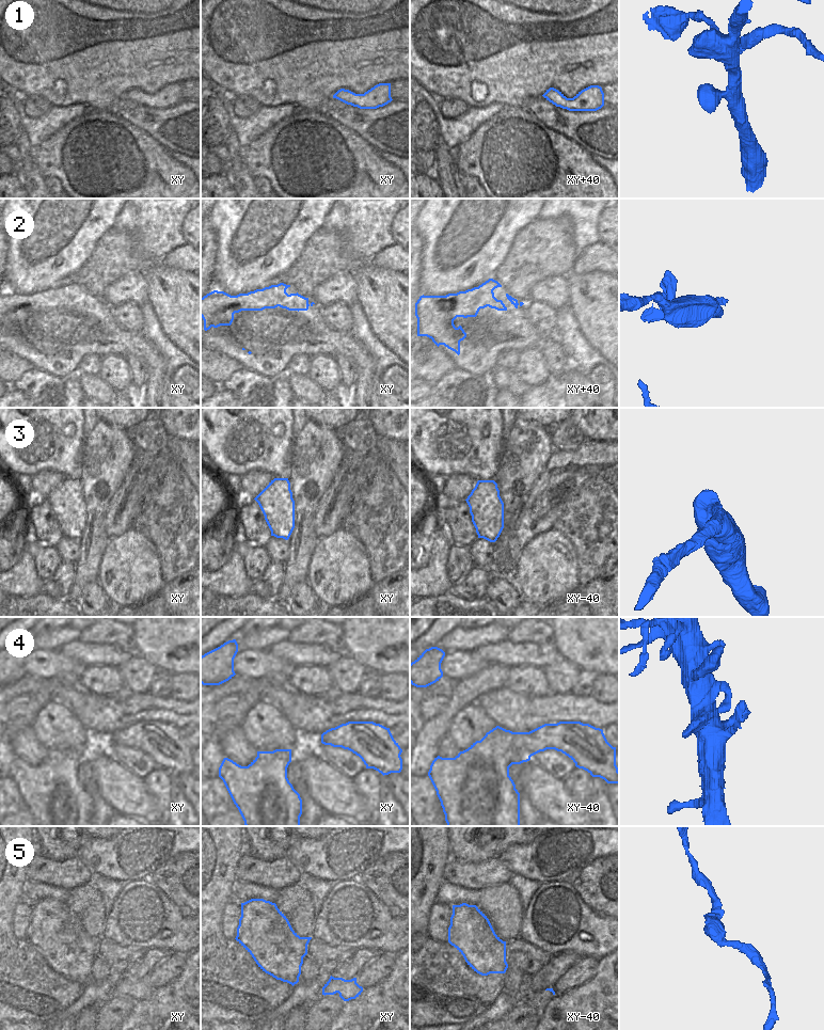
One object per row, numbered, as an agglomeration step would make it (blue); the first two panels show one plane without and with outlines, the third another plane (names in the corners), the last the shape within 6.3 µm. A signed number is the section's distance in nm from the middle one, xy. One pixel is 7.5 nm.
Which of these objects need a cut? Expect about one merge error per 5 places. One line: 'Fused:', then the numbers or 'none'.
Fused: 3

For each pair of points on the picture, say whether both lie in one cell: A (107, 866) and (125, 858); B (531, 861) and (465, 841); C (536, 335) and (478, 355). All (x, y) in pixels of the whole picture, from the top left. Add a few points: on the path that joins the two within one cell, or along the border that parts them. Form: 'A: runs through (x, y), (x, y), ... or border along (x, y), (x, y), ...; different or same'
A: runs through (111, 861), (114, 858), (121, 858); same
B: border along (525, 842), (511, 844), (498, 857); different
C: border along (518, 315), (532, 342), (554, 342); different

